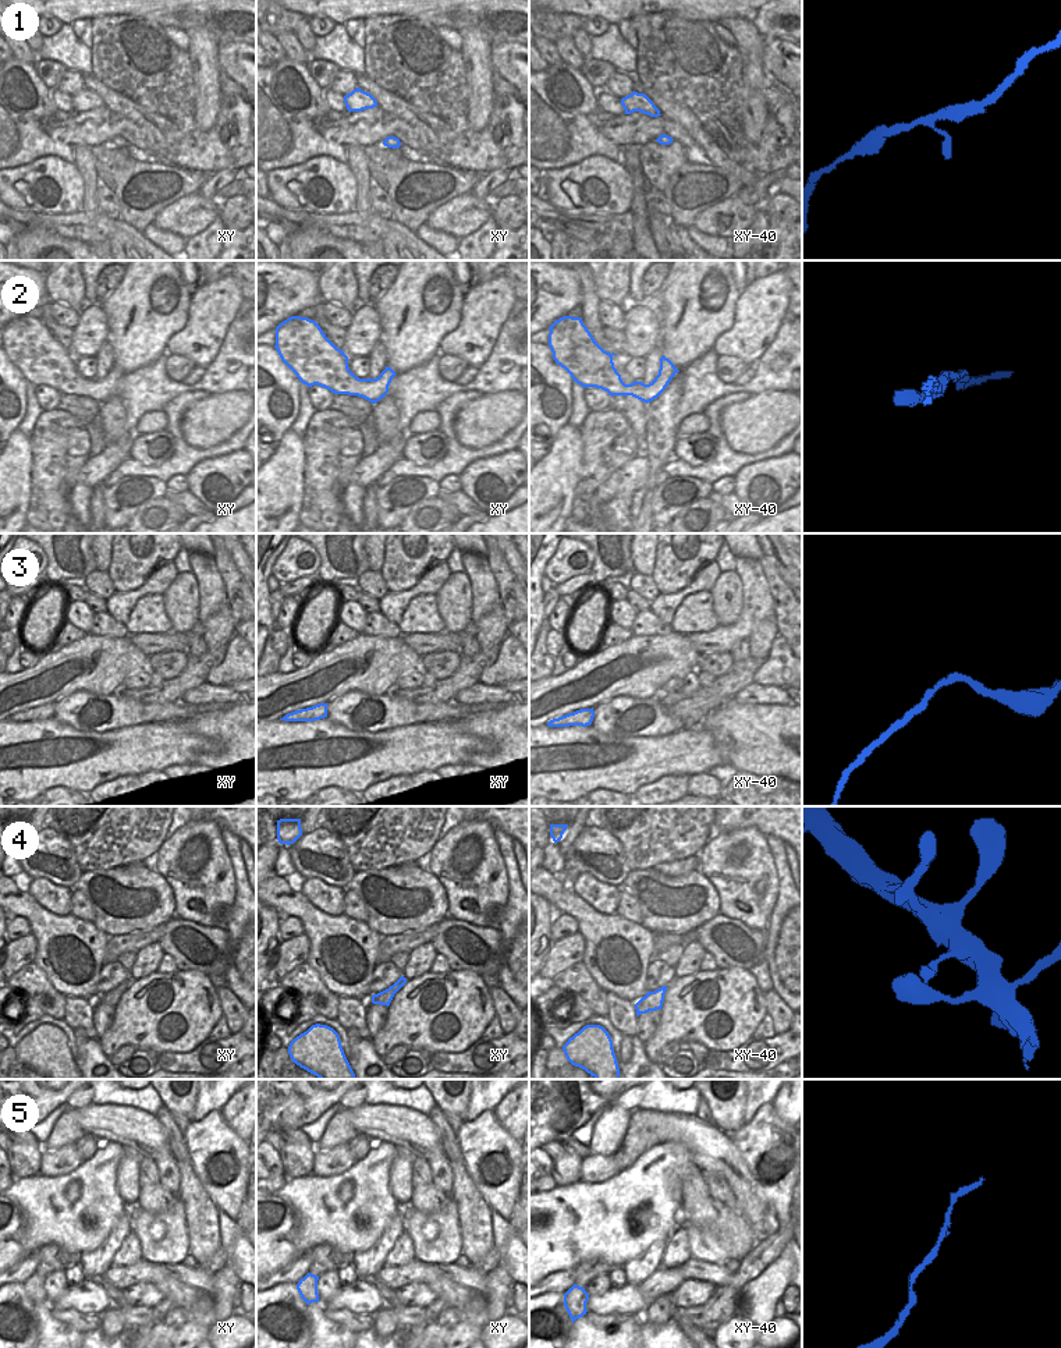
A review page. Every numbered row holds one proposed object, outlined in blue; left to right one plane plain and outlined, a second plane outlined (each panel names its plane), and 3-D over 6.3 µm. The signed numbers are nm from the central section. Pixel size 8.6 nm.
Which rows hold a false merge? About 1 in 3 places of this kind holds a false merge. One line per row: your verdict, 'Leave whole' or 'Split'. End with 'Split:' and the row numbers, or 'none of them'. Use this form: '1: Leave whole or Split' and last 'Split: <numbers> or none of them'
1: Leave whole
2: Leave whole
3: Leave whole
4: Leave whole
5: Leave whole
Split: none of them

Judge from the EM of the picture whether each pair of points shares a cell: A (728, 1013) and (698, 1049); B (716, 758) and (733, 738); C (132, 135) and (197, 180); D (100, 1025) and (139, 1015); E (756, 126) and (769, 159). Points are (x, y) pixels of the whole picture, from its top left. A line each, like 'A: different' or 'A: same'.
A: different
B: different
C: different
D: different
E: different

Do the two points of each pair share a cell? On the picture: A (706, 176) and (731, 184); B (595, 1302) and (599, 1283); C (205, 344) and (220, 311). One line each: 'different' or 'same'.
A: same
B: different
C: same

